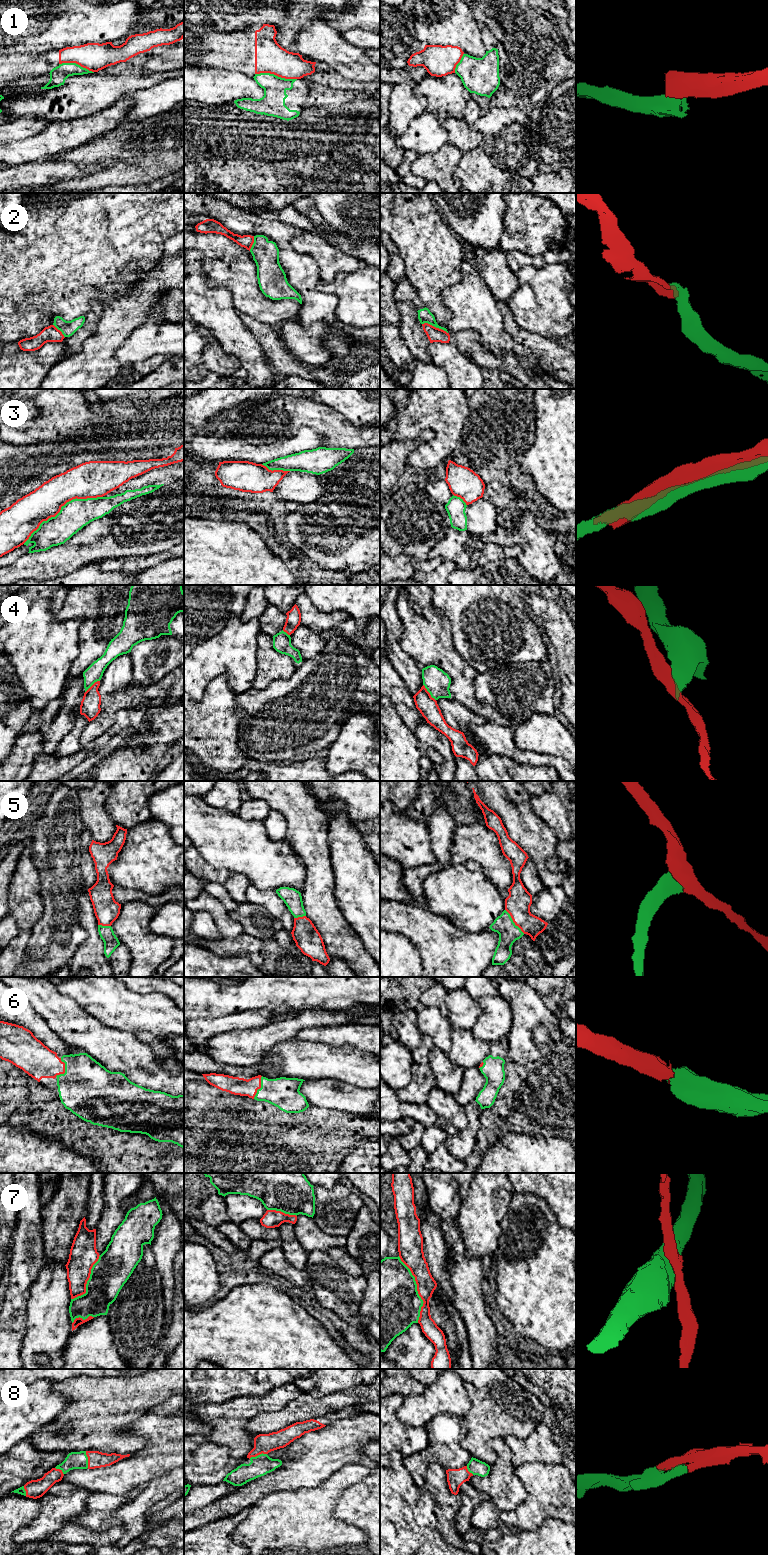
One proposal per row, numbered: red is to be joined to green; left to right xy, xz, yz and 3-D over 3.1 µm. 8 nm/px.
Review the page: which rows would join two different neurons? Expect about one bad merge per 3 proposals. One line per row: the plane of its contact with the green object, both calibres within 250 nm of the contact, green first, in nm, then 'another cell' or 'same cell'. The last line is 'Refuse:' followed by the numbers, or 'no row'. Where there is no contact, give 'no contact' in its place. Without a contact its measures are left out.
1: meets green in xz; 190 nm thick on the green side, 240 nm on the other; another cell
2: meets green in yz; 110 nm thick on the green side, 120 nm on the other; another cell
3: meets green in xy; 240 nm thick on the green side, 260 nm on the other; another cell
4: meets green in yz; 200 nm thick on the green side, 160 nm on the other; another cell
5: meets green in yz; 160 nm thick on the green side, 200 nm on the other; same cell
6: meets green in xy; 440 nm thick on the green side, 280 nm on the other; same cell
7: meets green in yz; 500 nm thick on the green side, 170 nm on the other; another cell
8: meets green in xz; 160 nm thick on the green side, 160 nm on the other; same cell
Refuse: 1, 2, 3, 4, 7

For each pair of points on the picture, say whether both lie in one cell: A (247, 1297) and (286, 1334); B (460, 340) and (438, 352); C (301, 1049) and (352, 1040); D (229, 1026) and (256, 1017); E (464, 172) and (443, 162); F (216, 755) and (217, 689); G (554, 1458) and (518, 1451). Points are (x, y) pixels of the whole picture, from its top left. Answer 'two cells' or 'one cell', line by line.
A: one cell
B: two cells
C: two cells
D: one cell
E: two cells
F: one cell
G: one cell

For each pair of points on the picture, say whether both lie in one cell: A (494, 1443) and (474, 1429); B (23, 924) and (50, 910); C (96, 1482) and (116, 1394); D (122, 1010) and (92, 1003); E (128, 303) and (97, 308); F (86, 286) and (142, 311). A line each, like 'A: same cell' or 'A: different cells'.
A: different cells
B: different cells
C: different cells
D: same cell
E: different cells
F: different cells

